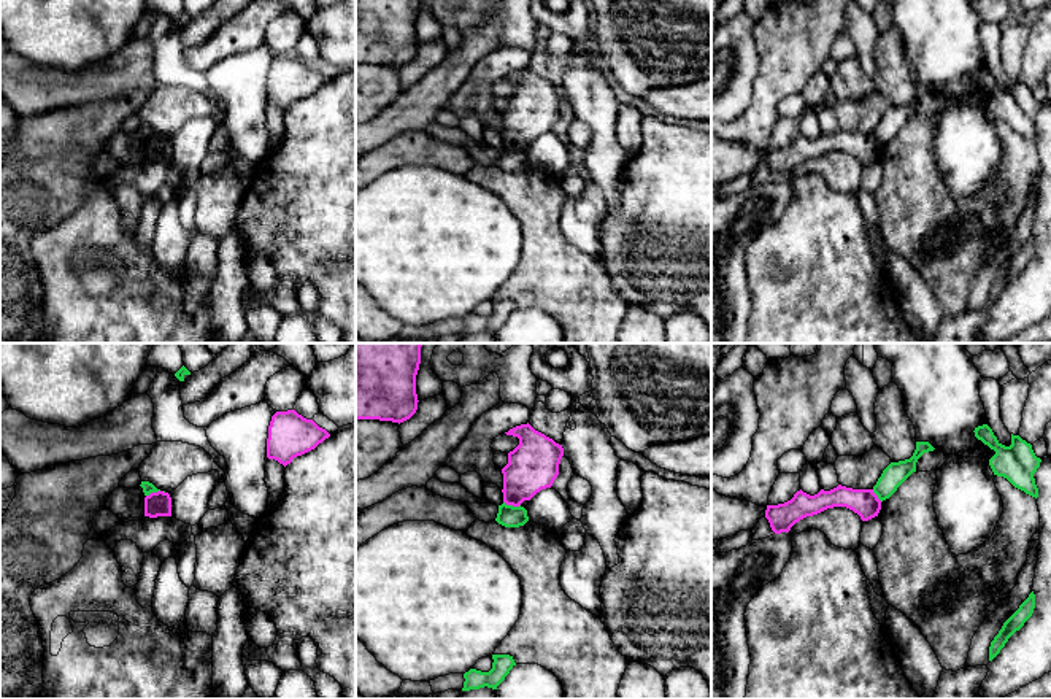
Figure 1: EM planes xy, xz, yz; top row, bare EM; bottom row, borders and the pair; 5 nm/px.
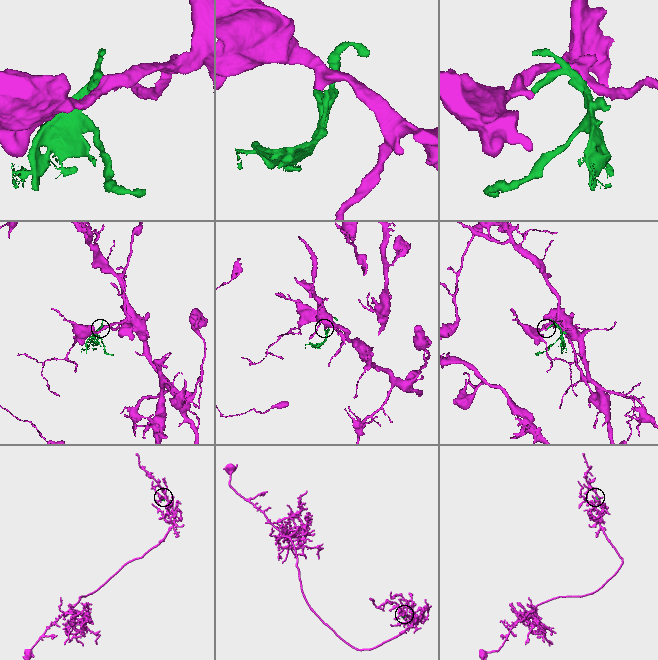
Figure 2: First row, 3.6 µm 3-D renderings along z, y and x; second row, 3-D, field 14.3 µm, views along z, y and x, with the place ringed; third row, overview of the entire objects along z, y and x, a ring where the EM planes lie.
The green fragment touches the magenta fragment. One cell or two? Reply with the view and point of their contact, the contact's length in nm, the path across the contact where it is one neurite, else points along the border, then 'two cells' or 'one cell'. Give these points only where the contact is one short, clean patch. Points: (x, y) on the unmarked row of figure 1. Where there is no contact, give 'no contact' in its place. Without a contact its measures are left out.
xz (512, 150) | 90 nm | along xz (504, 145), (519, 150) | two cells

